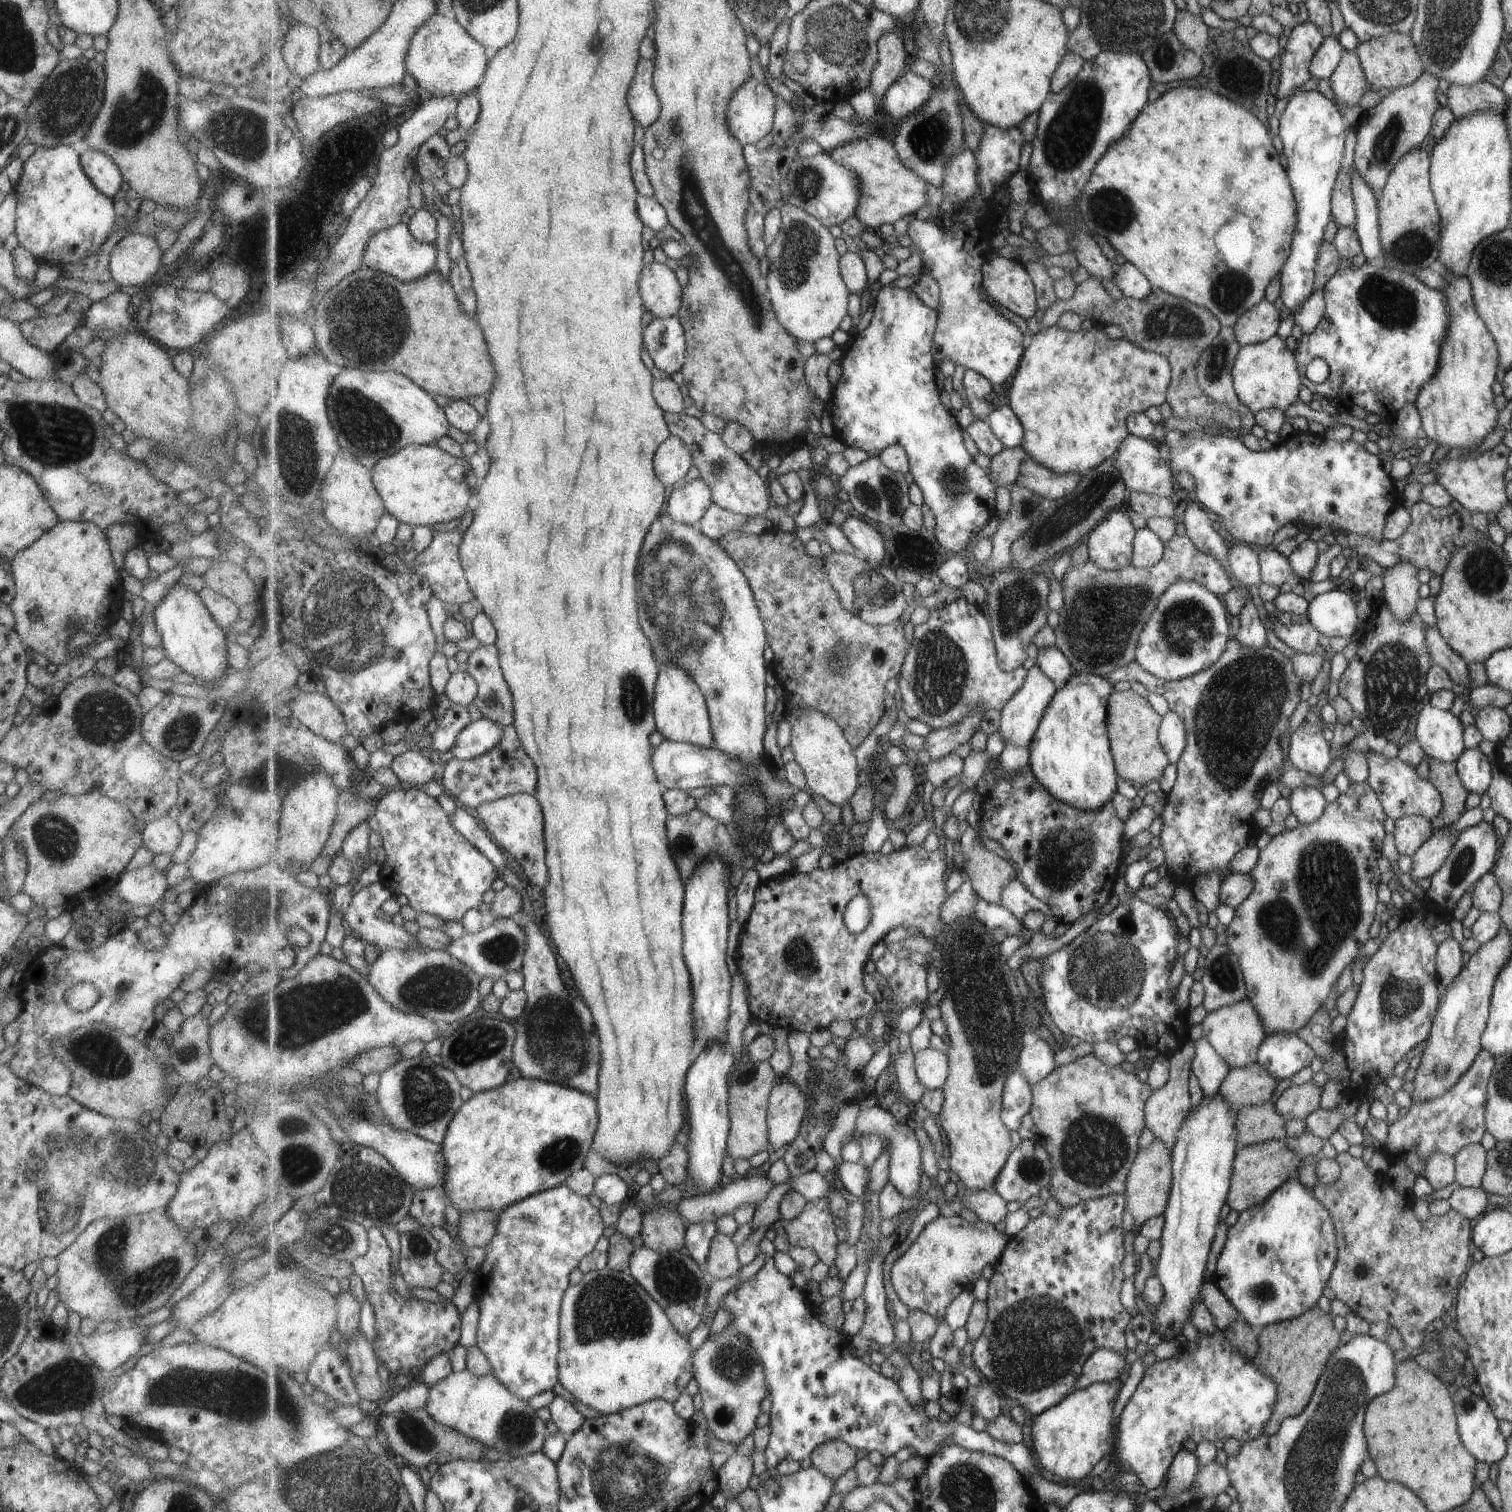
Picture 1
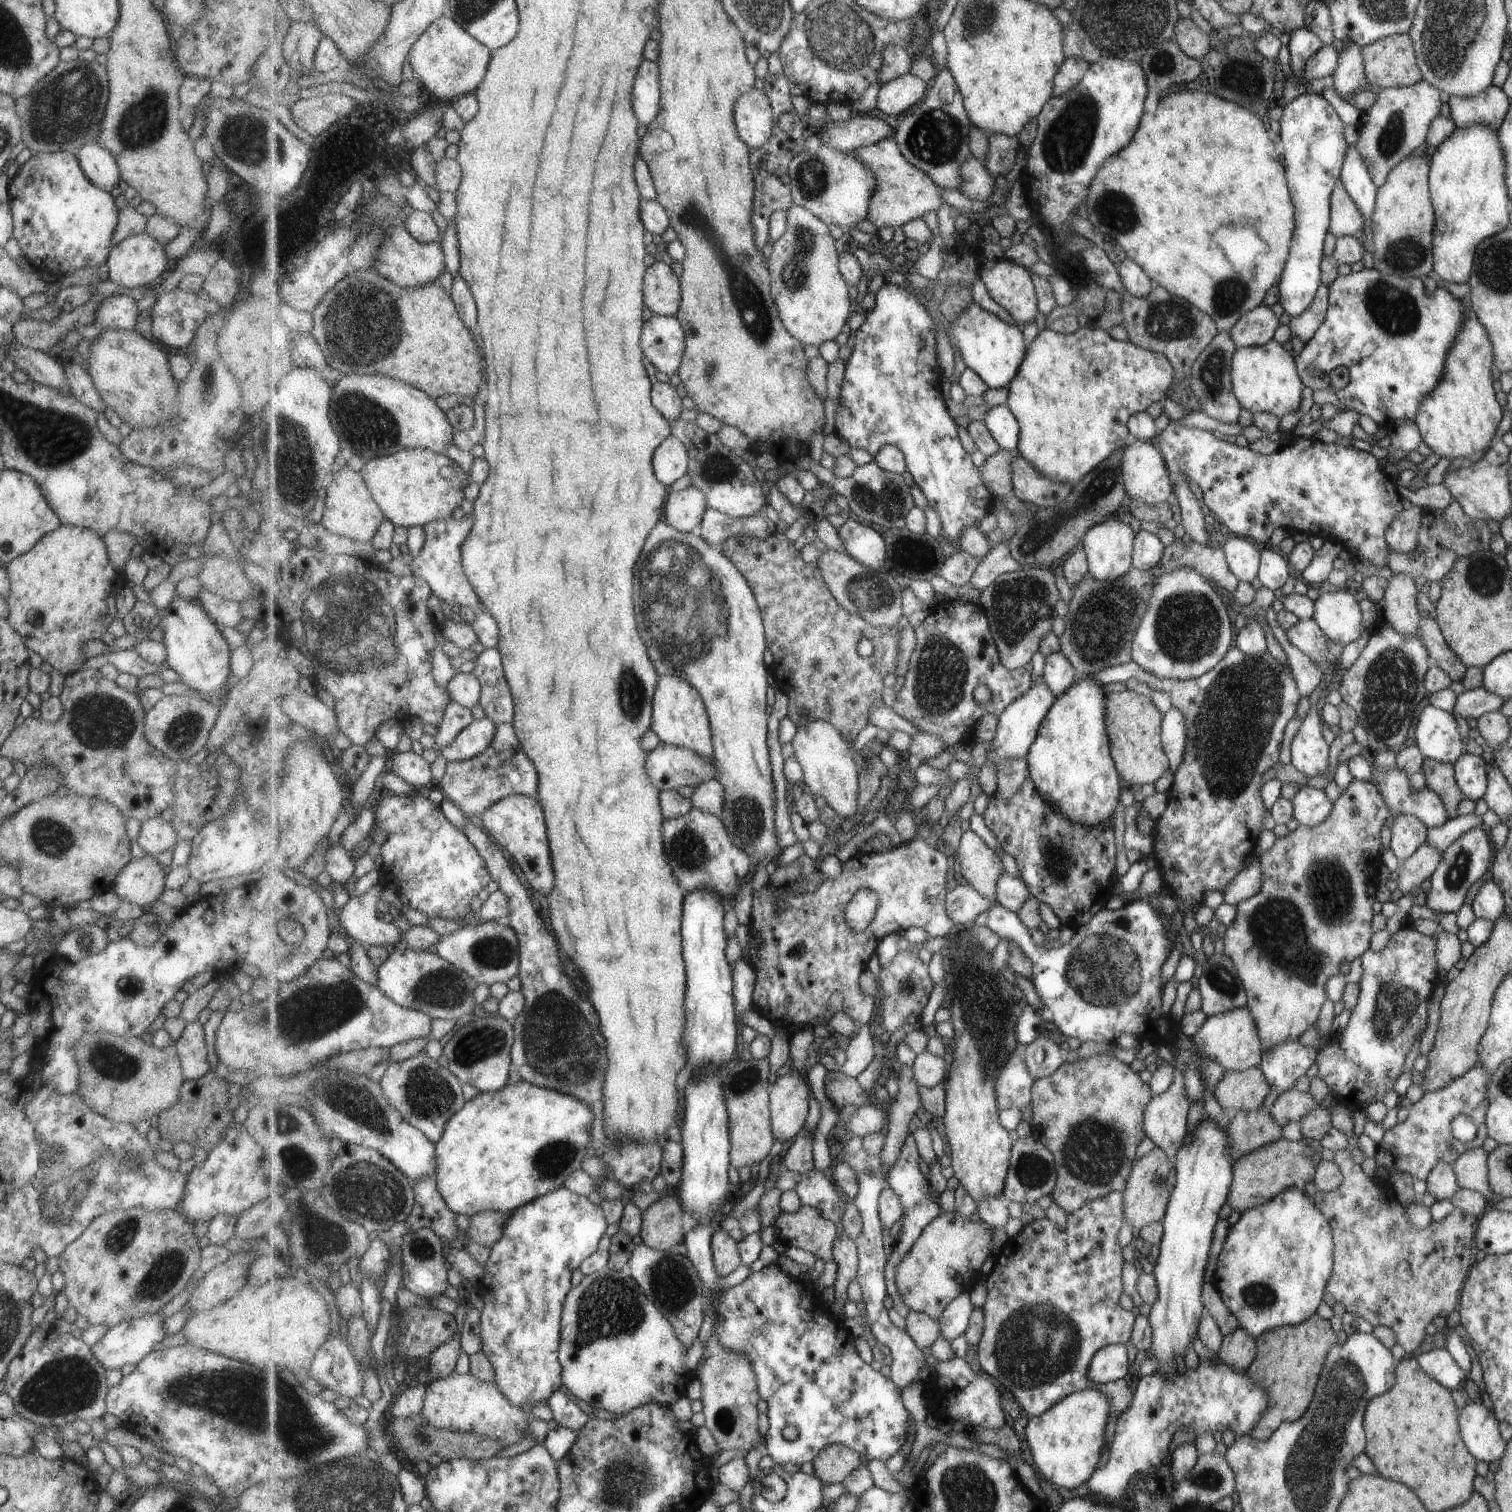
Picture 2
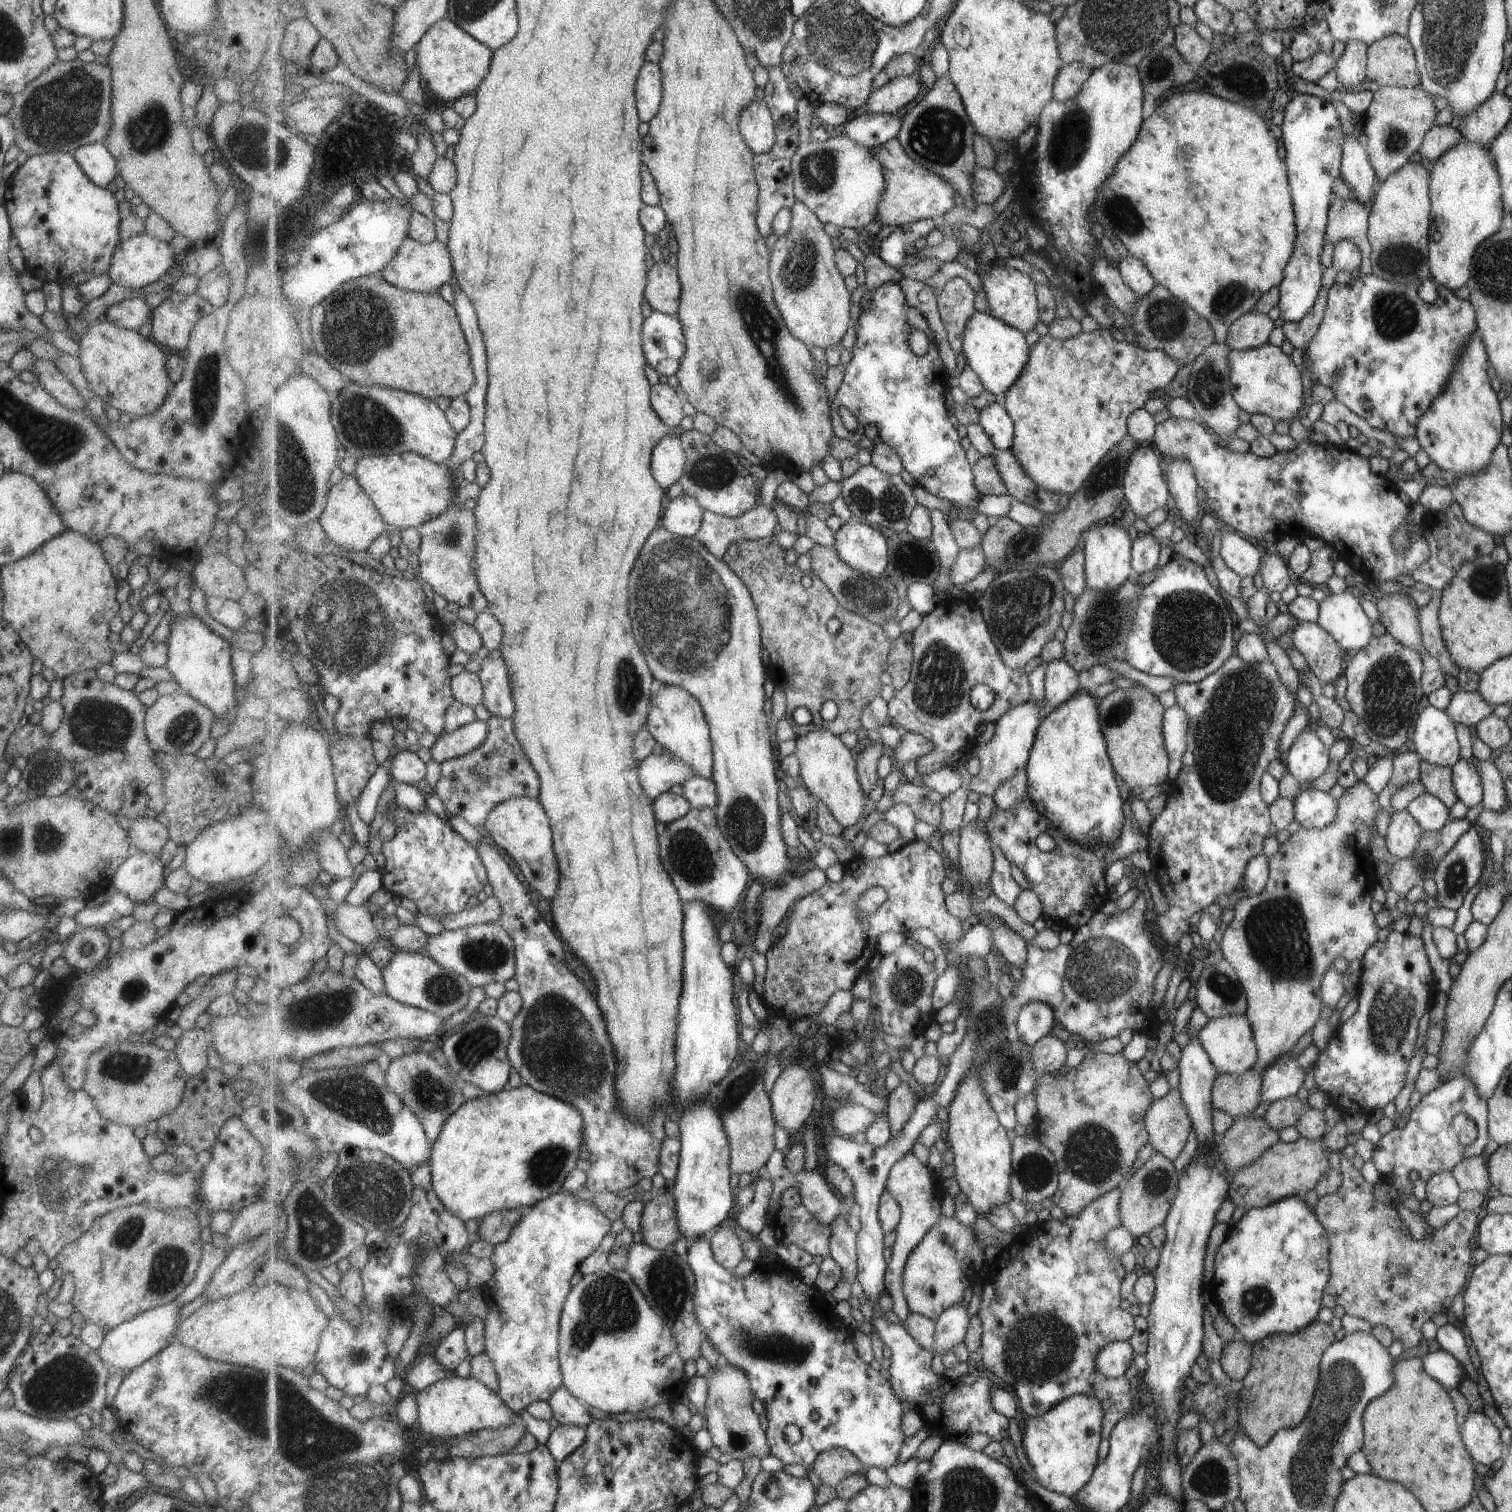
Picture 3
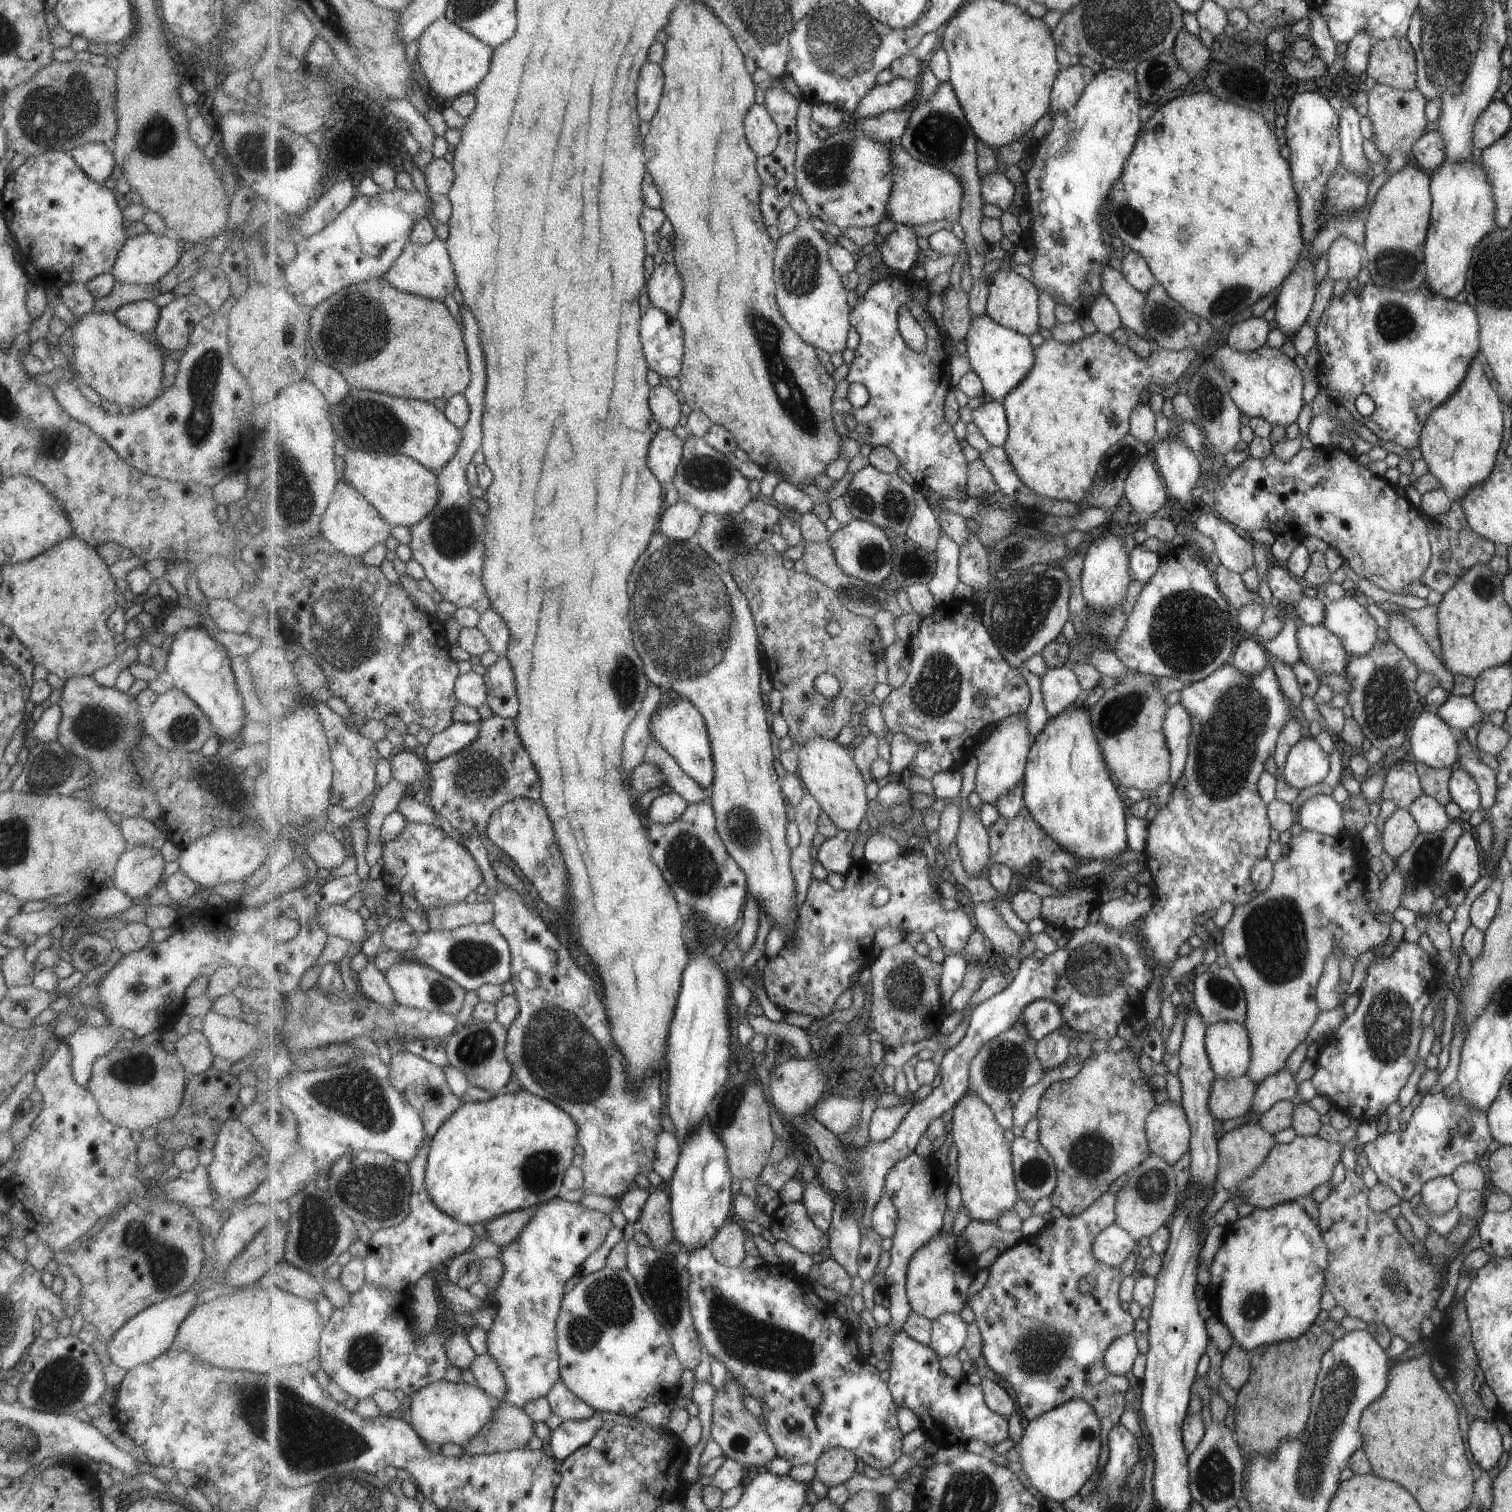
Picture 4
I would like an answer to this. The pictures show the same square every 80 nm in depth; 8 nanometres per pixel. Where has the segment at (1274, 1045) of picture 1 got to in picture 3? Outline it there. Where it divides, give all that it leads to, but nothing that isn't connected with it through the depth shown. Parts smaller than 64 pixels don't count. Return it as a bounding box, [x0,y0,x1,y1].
[1260,1044,1317,1102]

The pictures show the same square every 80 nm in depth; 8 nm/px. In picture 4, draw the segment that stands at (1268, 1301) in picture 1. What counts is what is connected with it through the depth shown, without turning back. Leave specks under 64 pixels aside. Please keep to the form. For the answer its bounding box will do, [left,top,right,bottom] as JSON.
[1203,1200,1327,1352]

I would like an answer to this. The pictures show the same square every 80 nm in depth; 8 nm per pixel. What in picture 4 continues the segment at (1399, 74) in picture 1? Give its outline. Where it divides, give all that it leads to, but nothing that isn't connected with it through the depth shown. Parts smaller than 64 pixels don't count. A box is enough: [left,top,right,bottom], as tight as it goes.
[1365,36,1417,90]

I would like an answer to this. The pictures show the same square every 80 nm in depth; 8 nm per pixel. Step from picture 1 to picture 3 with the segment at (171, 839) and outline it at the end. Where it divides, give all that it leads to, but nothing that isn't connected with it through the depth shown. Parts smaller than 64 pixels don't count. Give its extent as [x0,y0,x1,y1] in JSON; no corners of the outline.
[126,817,169,855]

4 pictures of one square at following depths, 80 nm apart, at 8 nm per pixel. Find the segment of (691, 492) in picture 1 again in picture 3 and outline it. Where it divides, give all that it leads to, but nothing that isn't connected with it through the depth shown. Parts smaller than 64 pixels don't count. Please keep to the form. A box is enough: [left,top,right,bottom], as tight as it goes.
[662,492,704,537]

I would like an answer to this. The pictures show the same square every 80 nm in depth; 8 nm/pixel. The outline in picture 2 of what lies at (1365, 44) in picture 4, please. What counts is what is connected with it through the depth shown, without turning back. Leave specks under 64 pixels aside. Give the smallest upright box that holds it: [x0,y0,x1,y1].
[1331,43,1366,98]

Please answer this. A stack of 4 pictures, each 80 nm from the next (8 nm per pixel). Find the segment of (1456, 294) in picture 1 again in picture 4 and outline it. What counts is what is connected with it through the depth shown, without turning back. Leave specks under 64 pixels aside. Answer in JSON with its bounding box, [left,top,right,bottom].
[1418,353,1504,502]

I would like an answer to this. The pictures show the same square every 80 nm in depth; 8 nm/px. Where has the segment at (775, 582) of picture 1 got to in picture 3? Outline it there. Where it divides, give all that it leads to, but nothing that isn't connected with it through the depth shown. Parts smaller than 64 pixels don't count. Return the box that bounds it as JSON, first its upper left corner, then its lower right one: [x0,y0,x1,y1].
[724,535,894,735]

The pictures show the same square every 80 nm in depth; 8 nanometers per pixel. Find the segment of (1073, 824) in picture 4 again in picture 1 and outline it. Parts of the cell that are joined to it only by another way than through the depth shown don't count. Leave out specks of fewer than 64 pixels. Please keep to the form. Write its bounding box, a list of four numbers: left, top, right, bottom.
[1028,673,1115,810]

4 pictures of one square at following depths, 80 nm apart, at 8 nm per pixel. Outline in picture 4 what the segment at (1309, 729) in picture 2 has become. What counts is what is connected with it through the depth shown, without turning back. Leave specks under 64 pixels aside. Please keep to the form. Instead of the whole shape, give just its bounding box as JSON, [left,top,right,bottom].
[1281,733,1327,789]

